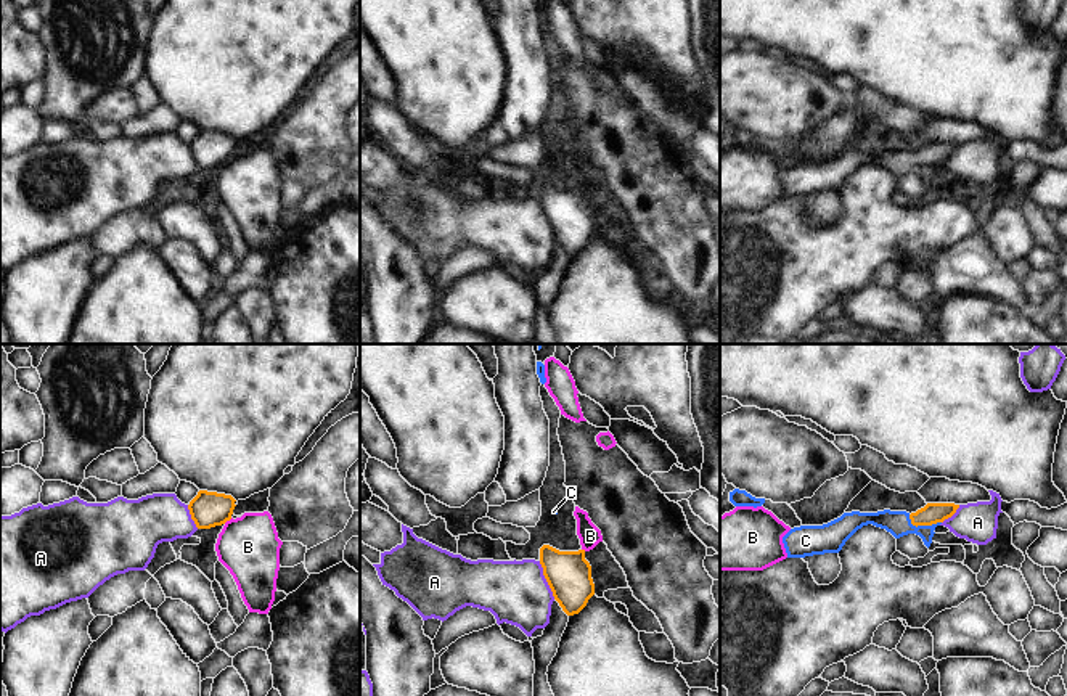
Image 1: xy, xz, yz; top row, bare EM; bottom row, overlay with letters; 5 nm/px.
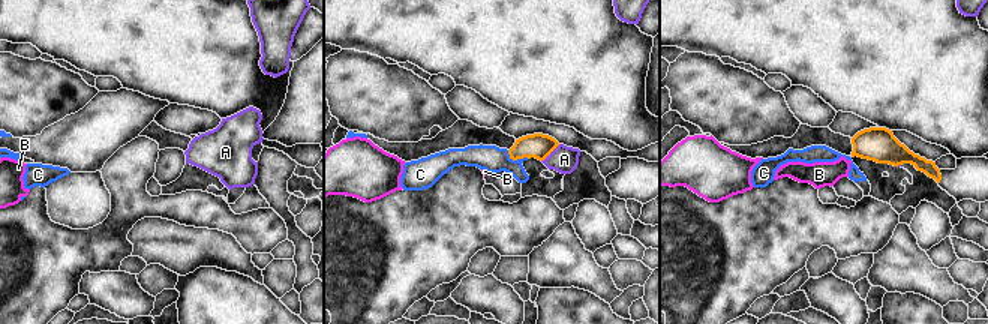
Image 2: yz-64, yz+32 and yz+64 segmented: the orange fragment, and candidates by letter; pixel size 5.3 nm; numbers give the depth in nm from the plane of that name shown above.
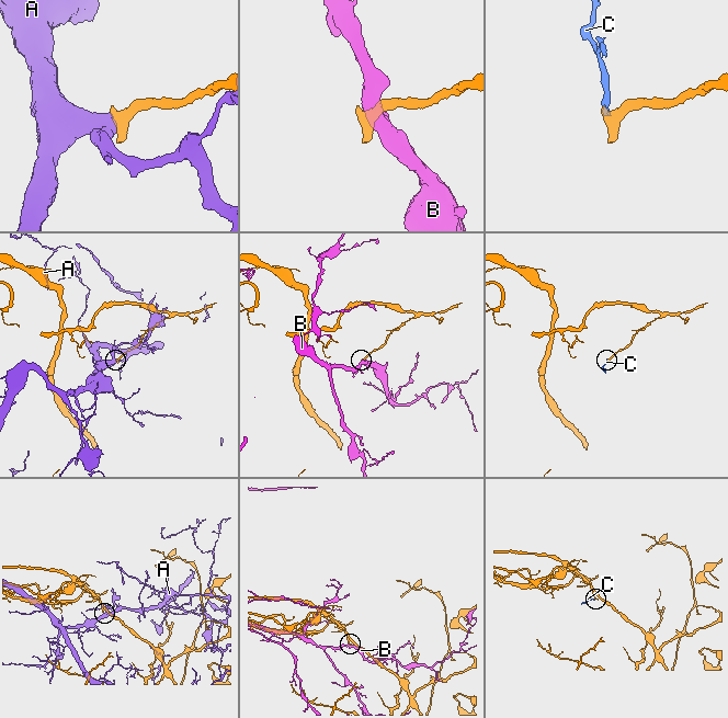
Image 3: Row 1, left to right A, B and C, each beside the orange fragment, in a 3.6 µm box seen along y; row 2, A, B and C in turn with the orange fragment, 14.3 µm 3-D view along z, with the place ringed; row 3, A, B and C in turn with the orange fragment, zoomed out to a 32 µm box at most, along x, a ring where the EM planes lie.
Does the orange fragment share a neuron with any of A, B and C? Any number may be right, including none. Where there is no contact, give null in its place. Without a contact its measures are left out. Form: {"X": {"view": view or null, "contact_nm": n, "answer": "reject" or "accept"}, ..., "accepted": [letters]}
{"A": {"view": "xz", "contact_nm": 200, "answer": "reject"}, "B": {"view": "xy", "contact_nm": 50, "answer": "reject"}, "C": {"view": "yz", "contact_nm": 170, "answer": "accept"}, "accepted": ["C"]}

